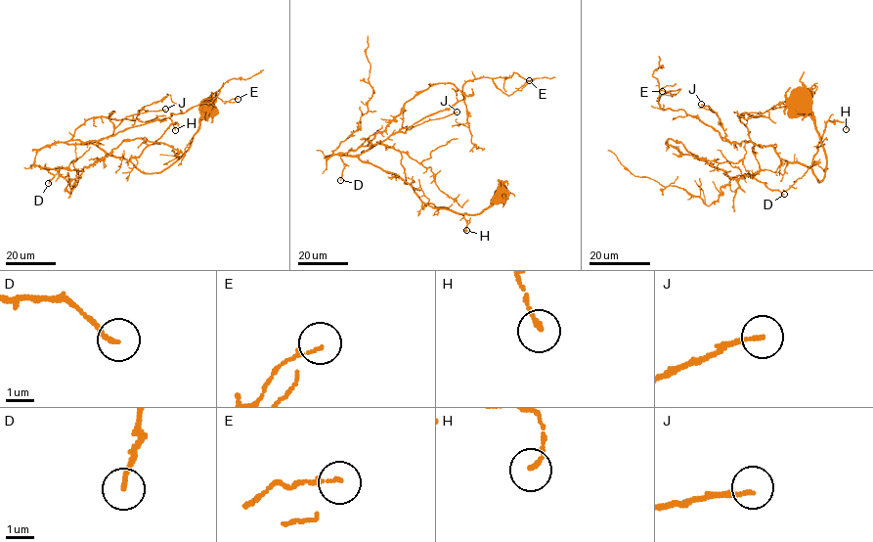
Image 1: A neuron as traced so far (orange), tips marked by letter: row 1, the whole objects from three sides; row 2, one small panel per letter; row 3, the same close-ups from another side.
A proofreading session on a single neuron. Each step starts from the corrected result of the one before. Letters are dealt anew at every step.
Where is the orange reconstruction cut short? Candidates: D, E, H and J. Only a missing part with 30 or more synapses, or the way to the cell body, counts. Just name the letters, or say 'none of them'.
J

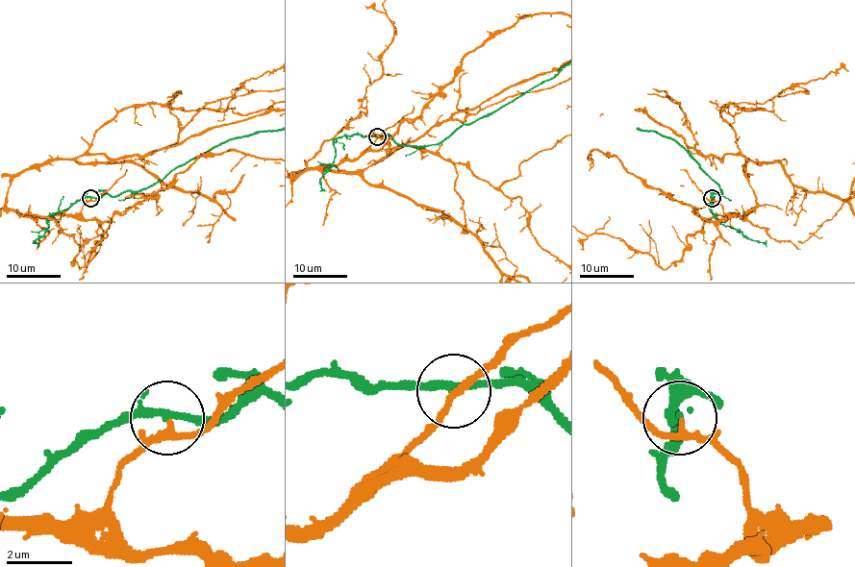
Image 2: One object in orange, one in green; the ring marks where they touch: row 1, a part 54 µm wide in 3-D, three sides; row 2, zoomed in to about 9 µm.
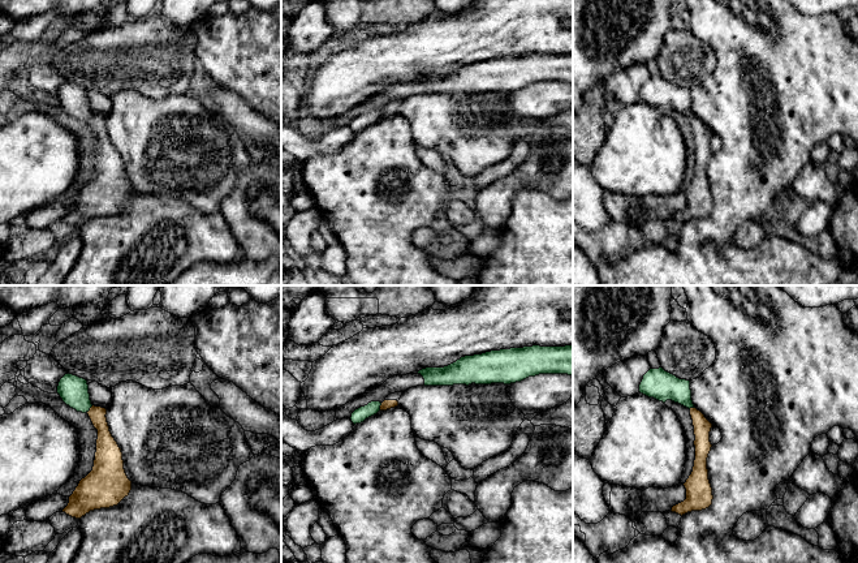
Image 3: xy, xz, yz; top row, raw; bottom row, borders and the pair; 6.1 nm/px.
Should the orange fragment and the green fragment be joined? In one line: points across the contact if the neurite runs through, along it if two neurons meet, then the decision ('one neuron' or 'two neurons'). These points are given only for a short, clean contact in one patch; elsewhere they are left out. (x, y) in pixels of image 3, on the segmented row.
border xz (382, 403), (379, 409); two neurons

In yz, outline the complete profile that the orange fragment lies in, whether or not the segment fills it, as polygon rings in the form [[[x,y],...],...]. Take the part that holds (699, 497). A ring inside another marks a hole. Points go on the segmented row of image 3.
[[[690,408],[694,426],[695,460],[693,472],[684,484],[686,499],[672,507],[672,512],[685,515],[691,511],[702,511],[712,504],[712,487],[708,480],[707,457],[711,451],[710,431],[712,424],[697,408]]]

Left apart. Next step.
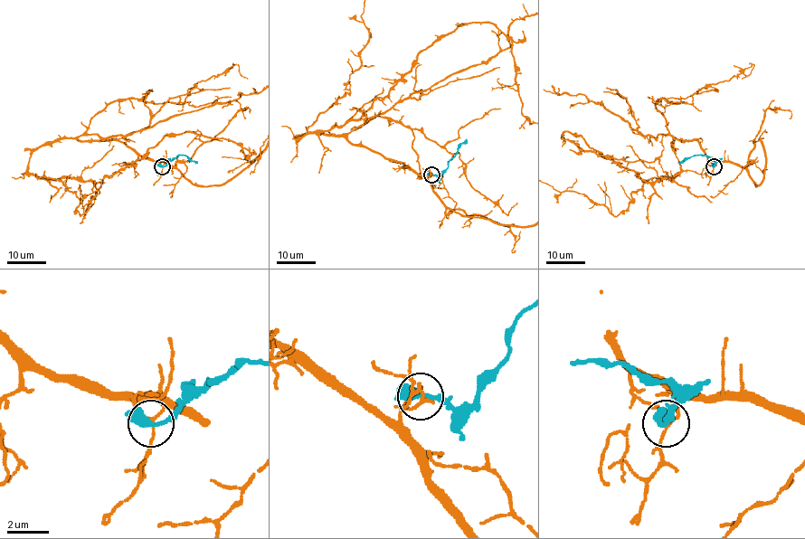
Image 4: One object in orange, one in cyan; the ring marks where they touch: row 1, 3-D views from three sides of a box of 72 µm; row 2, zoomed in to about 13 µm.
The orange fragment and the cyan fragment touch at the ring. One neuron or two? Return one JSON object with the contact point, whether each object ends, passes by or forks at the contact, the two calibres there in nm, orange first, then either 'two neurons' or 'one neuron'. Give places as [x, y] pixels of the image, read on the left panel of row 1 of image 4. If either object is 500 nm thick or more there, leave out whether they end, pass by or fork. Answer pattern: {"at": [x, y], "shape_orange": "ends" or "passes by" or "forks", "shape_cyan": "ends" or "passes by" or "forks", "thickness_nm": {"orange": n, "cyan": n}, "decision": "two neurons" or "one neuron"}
{"at": [162, 166], "shape_orange": "passes by", "shape_cyan": "passes by", "thickness_nm": {"orange": 140, "cyan": 380}, "decision": "two neurons"}

